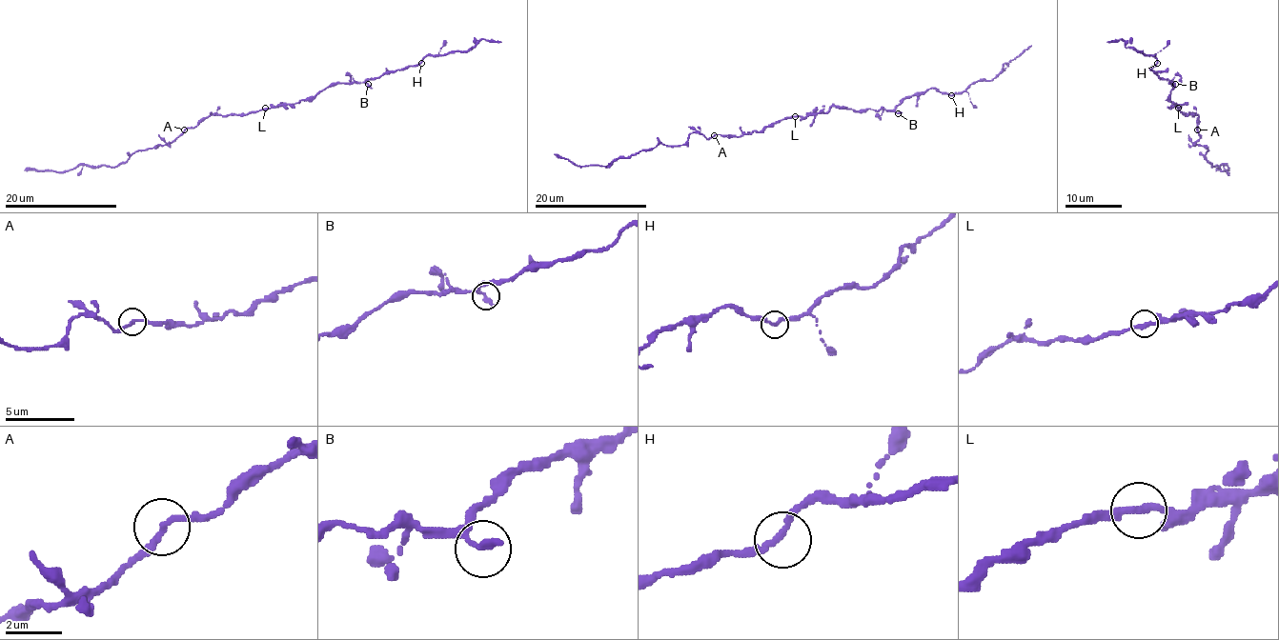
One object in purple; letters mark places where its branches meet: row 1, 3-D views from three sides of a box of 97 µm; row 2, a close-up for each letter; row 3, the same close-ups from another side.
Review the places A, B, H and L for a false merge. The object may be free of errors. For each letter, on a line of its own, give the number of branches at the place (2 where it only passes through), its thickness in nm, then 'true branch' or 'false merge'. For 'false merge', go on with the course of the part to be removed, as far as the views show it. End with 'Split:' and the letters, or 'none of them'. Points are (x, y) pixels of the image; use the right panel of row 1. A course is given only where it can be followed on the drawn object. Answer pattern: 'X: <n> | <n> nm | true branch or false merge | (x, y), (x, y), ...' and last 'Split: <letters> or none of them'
A: 2 | 240 nm | true branch
B: 2 | 220 nm | true branch
H: 2 | 240 nm | true branch
L: 2 | 300 nm | true branch
Split: none of them

